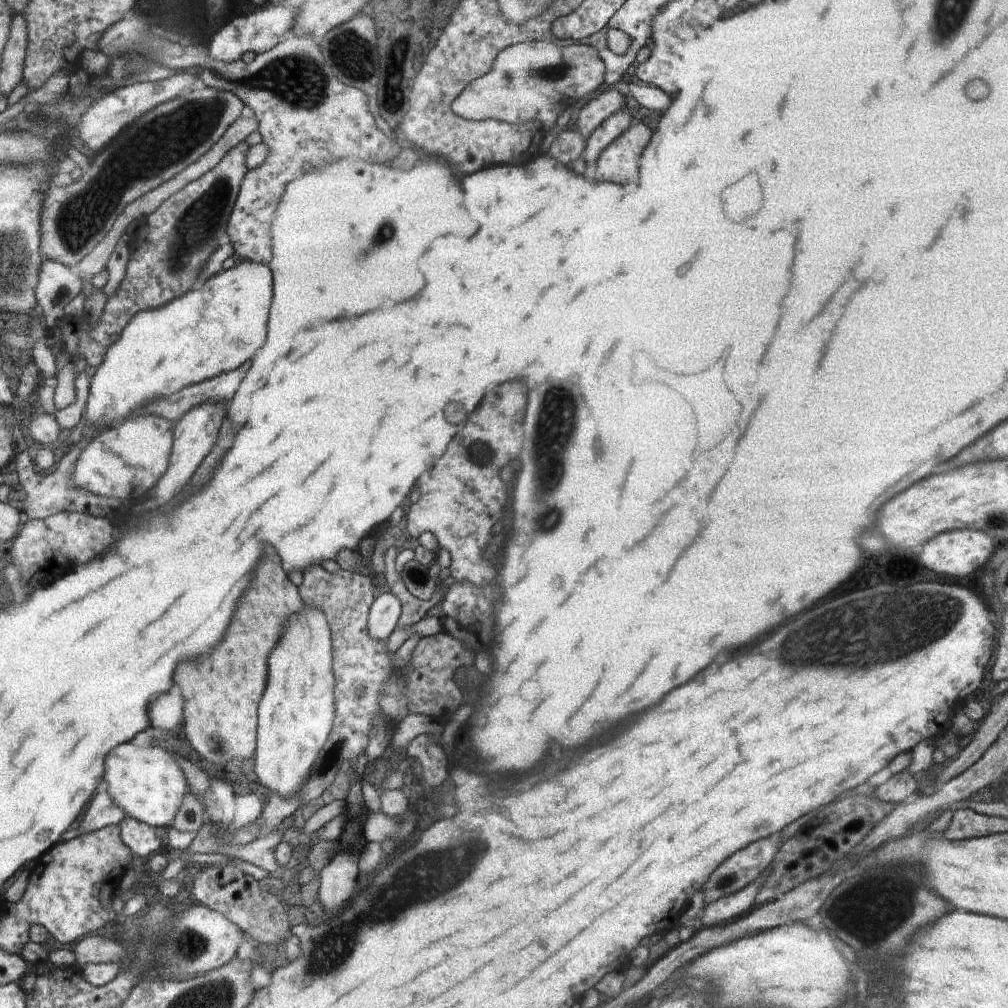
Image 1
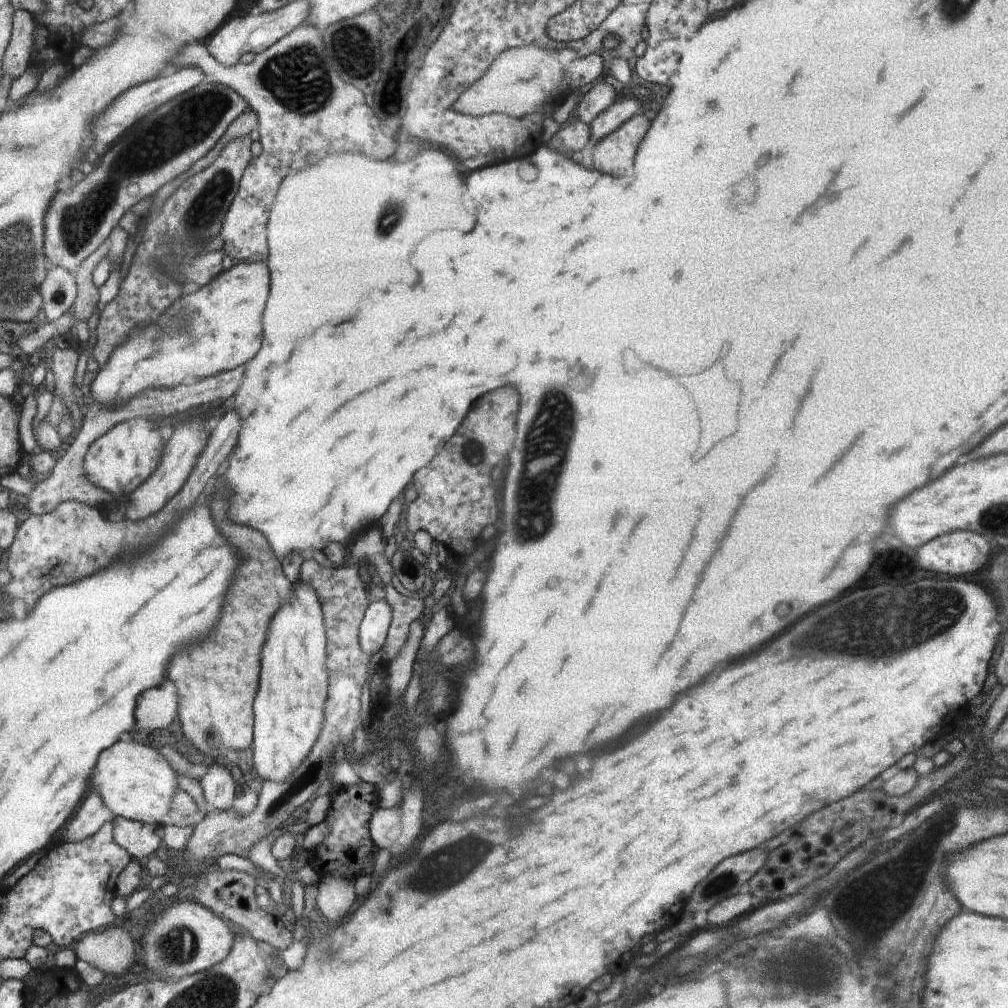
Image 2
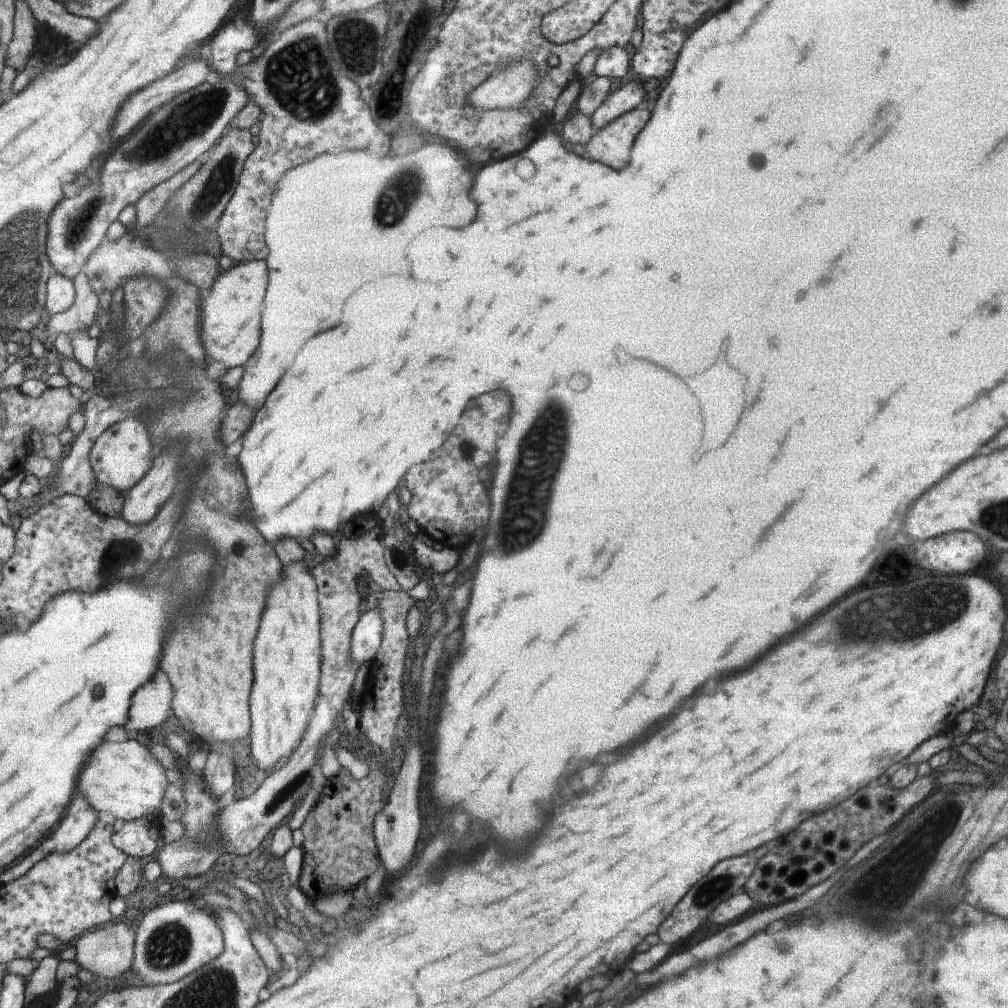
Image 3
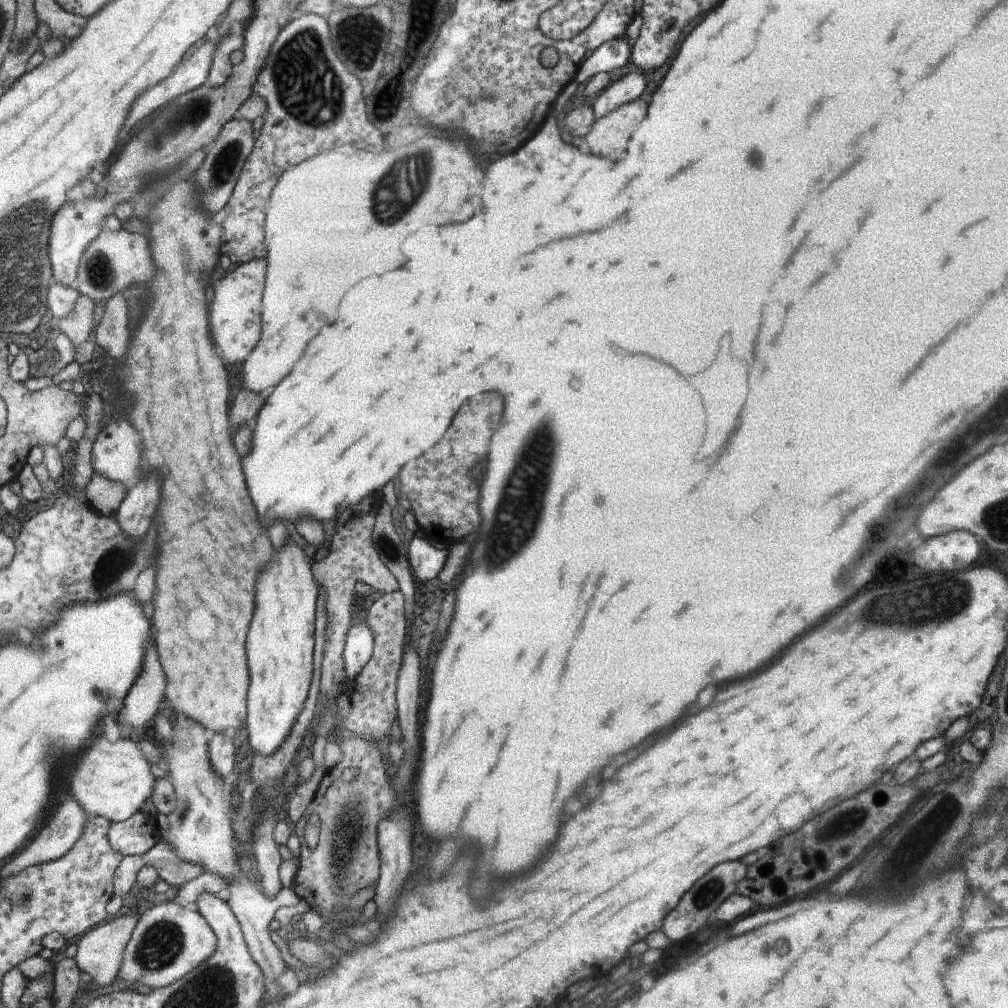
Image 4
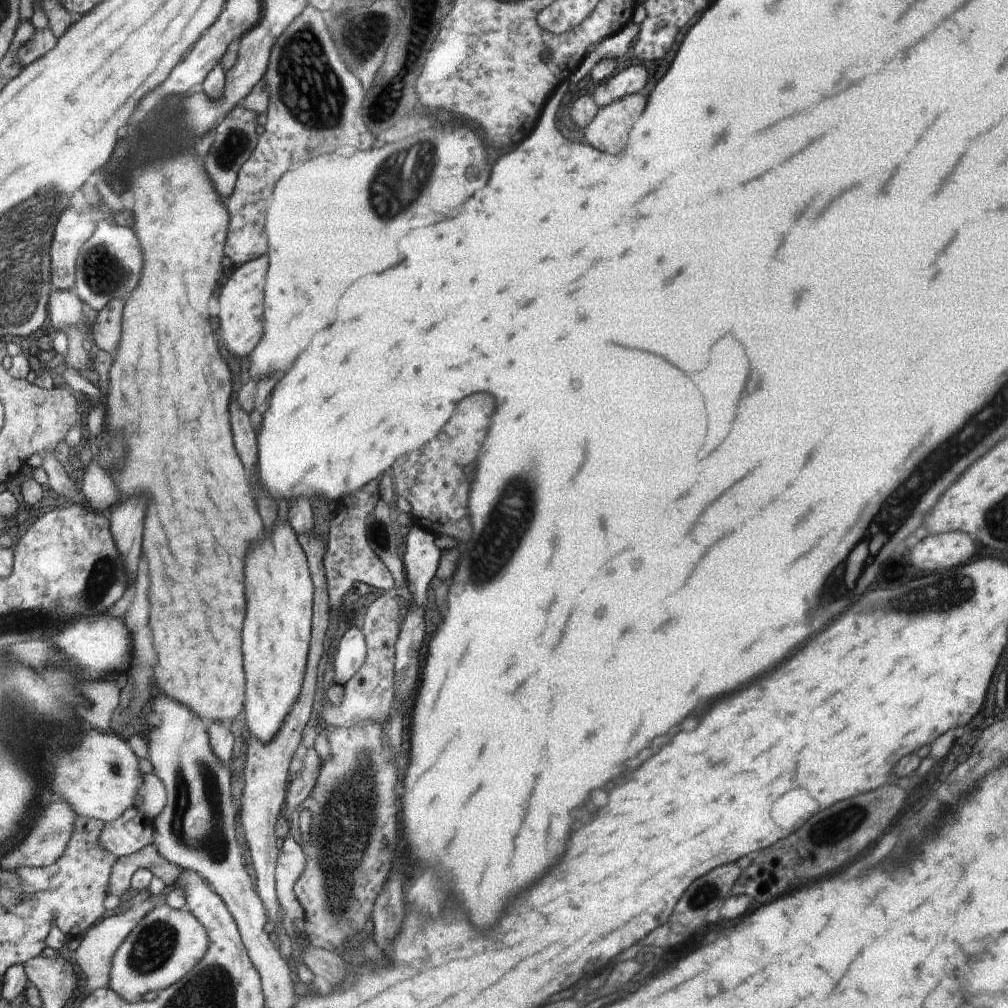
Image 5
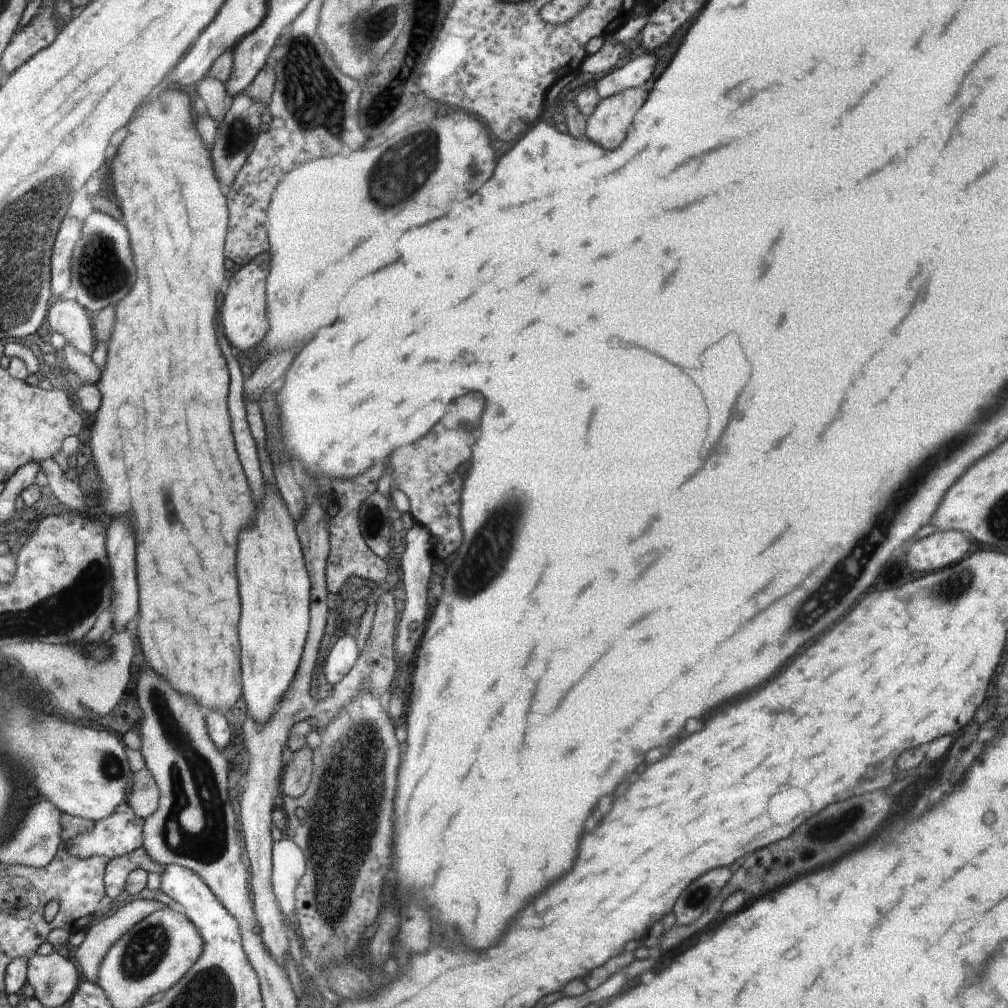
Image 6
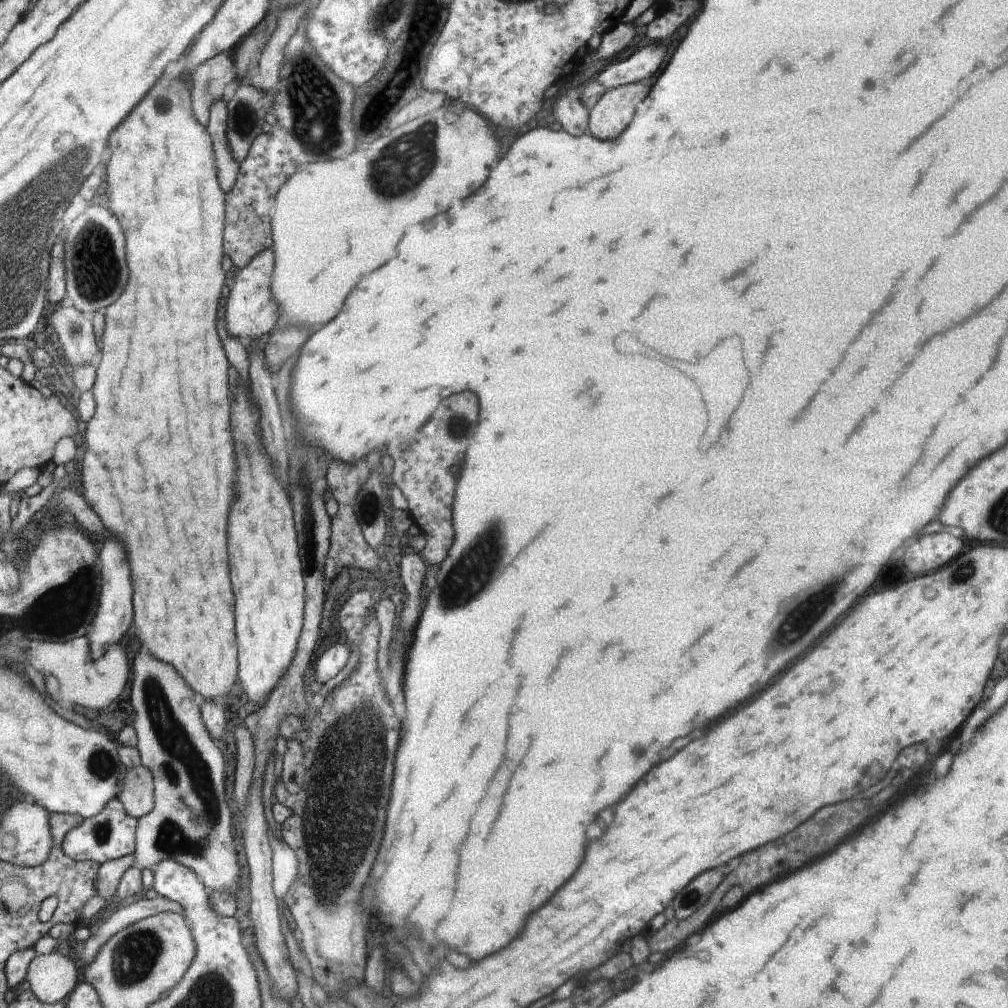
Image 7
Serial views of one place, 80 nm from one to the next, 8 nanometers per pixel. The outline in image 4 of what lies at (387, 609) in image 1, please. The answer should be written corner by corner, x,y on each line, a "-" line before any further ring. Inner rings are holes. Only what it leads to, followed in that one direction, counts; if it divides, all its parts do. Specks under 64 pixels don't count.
360,622
348,632
343,652
344,666
351,683
366,666
373,653
376,636
365,622

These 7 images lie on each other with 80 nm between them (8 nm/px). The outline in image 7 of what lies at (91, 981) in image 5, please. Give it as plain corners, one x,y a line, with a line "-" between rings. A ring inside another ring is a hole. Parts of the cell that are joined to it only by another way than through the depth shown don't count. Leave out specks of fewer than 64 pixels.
157,896
153,900
136,900
136,902
116,911
108,919
104,920
95,934
92,934
88,940
82,943
80,951
80,960
88,966
98,950
120,930
136,924
140,920
155,916
162,912
176,912
182,914
182,906
178,902
168,900
162,896

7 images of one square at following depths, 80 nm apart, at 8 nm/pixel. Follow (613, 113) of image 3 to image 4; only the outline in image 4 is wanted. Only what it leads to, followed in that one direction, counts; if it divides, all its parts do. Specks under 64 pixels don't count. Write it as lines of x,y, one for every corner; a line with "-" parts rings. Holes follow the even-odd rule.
628,72
622,78
614,77
613,81
592,100
591,107
596,118
607,115
615,108
637,99
645,93
645,88
644,74
640,72

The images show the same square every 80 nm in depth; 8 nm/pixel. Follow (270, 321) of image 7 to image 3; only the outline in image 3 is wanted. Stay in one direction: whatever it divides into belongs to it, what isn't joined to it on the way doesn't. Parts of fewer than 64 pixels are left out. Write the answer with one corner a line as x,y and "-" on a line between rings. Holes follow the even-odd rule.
255,260
238,263
231,269
220,272
219,278
211,286
203,302
203,332
201,341
207,352
207,366
214,361
223,362
226,368
242,367
259,348
262,338
262,310
263,300
266,298
268,284
267,261

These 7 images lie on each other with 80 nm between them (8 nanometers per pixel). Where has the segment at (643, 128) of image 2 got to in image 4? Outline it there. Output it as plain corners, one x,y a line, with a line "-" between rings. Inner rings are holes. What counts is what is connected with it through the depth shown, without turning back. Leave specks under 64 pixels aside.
638,97
598,117
591,131
583,136
583,142
595,155
622,160
626,154
626,144
629,144
629,138
646,118
648,107
649,104

